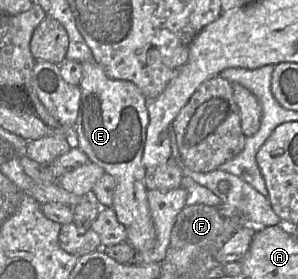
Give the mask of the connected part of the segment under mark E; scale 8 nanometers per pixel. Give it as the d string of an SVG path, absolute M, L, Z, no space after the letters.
M94 60L82 64L82 78L79 87L81 89L81 101L71 141L75 147L88 156L89 162L97 164L106 174L114 177L116 188L112 208L116 212L117 219L126 229L127 241L130 245L133 246L137 253L148 253L156 244L156 230L150 213L147 199L148 189L145 184L147 168L142 162L149 124L148 100L134 83L109 78L103 68Z

